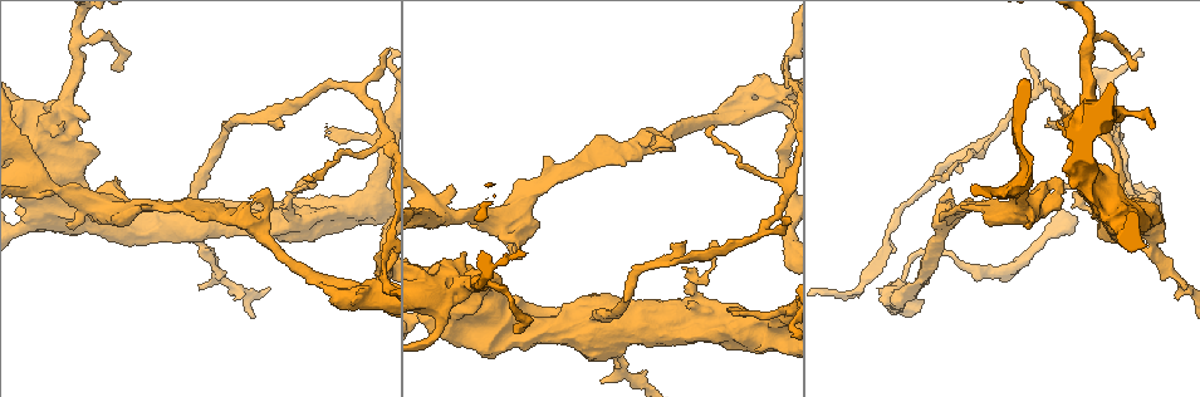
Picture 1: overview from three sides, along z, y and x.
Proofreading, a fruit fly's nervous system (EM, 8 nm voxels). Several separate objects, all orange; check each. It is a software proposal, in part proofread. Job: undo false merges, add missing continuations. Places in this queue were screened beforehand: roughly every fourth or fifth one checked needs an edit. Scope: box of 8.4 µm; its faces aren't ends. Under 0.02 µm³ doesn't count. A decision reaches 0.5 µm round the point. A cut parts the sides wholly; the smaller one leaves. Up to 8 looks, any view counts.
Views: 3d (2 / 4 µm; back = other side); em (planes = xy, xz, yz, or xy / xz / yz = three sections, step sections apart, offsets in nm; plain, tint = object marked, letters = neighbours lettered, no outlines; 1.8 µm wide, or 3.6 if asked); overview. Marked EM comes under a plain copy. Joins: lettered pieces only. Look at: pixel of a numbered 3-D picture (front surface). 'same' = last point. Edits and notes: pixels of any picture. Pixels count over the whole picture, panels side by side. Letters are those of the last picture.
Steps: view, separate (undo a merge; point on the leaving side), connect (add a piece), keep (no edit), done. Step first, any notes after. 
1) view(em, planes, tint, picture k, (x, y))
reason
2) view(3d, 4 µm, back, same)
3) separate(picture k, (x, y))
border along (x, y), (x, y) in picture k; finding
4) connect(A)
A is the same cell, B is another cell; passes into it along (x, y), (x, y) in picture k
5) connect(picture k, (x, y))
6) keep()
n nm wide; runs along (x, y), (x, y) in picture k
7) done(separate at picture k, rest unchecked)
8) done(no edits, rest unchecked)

view(em, planes, letters, picture 1, (209, 257))
thick turns thin

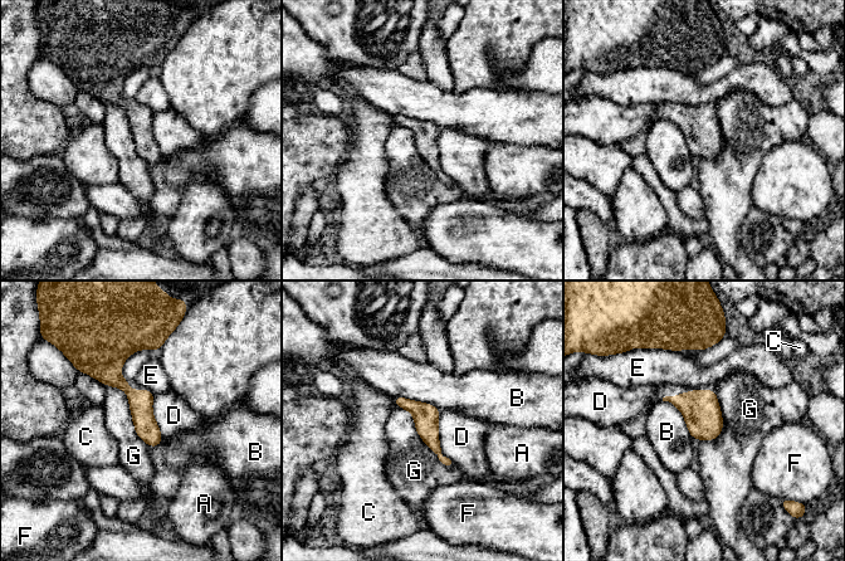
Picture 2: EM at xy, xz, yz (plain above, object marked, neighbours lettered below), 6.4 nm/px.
keep()
A, B, C, D, E, F and G are other cells; border along (104, 384), (126, 394), (149, 445) in picture 2; continuous, no second neuron

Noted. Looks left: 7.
view(em, 3.6 µm, yz, step 16, tint, picture 1, (443, 309))
calibre changes

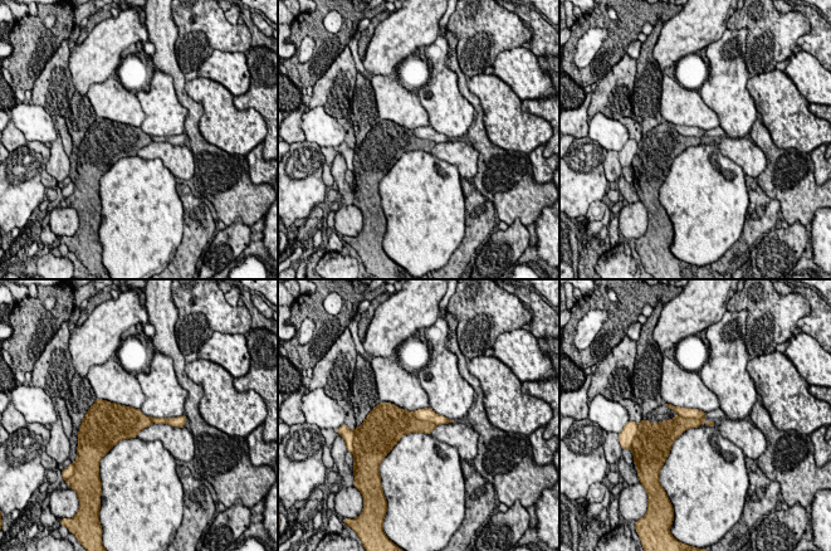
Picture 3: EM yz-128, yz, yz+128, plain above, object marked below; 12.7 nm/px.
view(em, 3.6 µm, planes, letters, same)
another direction

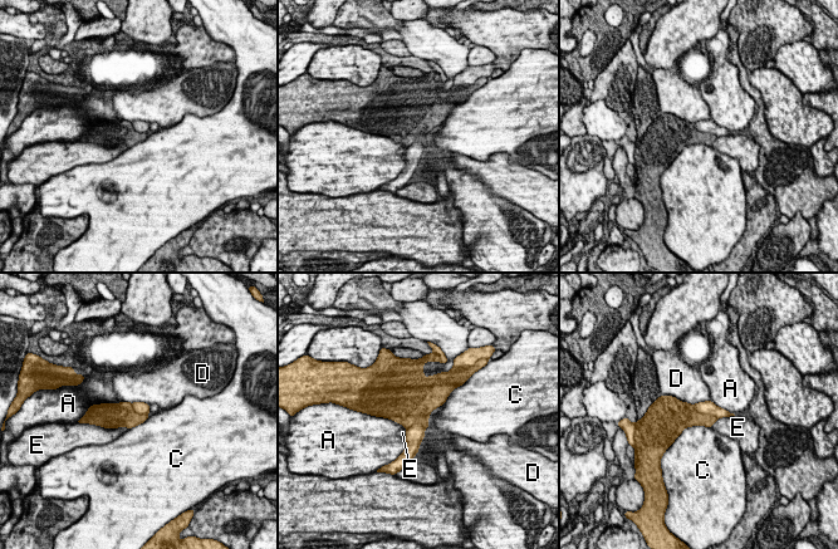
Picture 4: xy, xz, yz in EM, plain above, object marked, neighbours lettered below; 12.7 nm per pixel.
separate(picture 4, (709, 407))
C touches over 600 nm; A, C, D and E are other cells; border along (692, 405), (697, 411), (716, 418) in picture 4; two neurons meet here

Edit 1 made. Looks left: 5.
view(3d, 4 µm, picture 1, (439, 218))
calibre changes

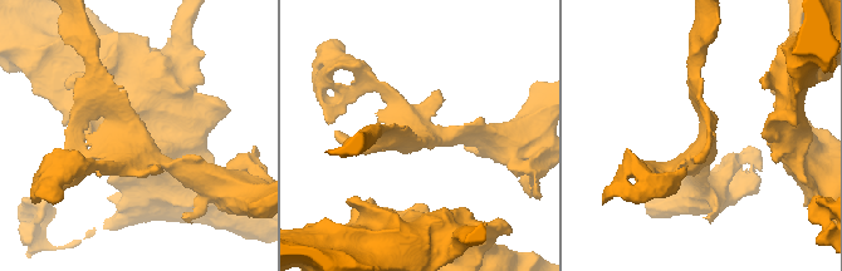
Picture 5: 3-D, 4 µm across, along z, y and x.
view(em, xy, step 8, tint, picture 5, (700, 145))
need the tissue

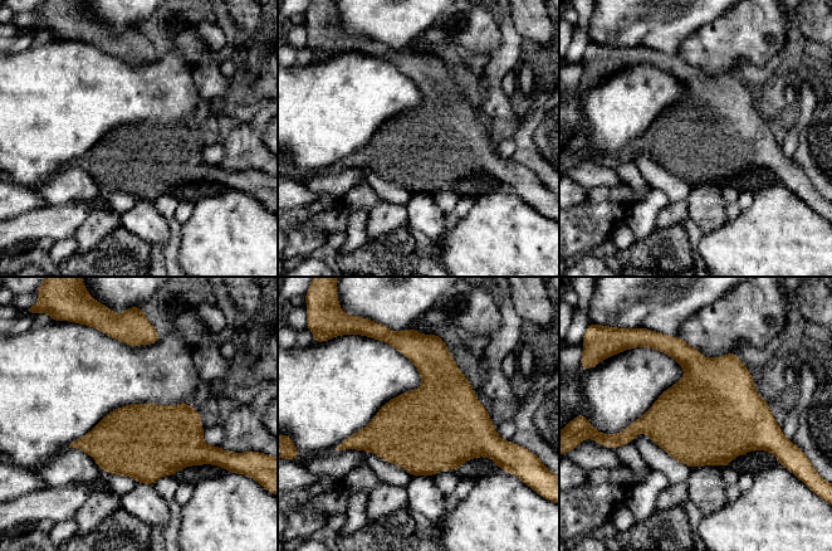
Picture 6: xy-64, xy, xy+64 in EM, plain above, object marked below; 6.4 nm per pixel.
view(em, xy, step 8, letters, same)
see the neighbours

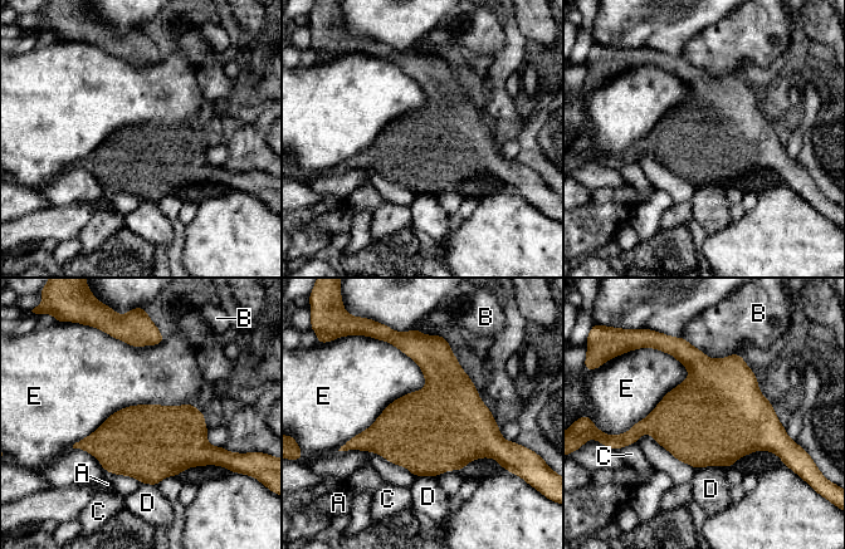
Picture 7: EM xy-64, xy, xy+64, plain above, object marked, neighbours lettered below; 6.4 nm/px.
keep()
A, B, C, D and E are other cells; border along (389, 341), (426, 385), (340, 447) in picture 7; continuous, no second neuron

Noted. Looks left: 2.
view(3d, 4 µm, picture 1, (289, 191))

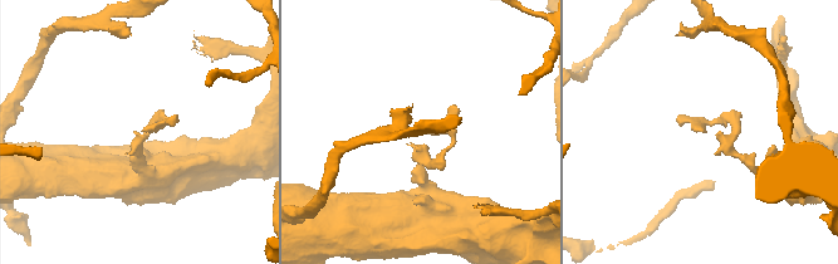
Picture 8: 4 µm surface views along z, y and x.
view(em, planes, letters, picture 8, (701, 130))

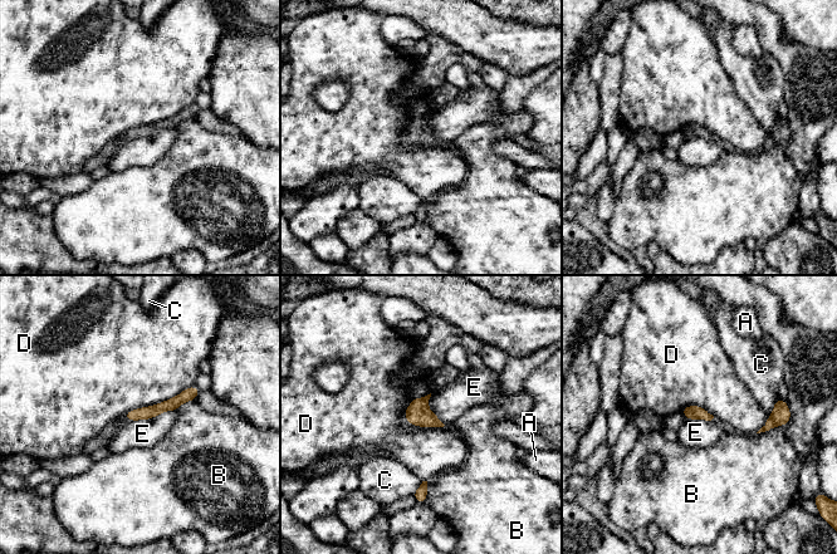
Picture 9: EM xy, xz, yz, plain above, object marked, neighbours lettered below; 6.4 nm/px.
keep()
80 nm wide; A, B, C, D and E are other cells; runs along (195, 391), (171, 405), (128, 416) in picture 9; no lettered piece goes on from it

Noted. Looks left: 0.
done(separate at picture 4, rest unchecked)

